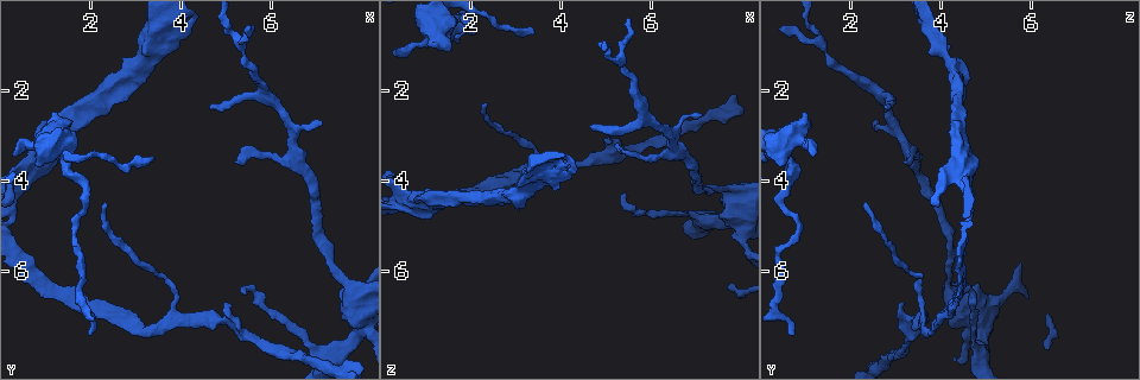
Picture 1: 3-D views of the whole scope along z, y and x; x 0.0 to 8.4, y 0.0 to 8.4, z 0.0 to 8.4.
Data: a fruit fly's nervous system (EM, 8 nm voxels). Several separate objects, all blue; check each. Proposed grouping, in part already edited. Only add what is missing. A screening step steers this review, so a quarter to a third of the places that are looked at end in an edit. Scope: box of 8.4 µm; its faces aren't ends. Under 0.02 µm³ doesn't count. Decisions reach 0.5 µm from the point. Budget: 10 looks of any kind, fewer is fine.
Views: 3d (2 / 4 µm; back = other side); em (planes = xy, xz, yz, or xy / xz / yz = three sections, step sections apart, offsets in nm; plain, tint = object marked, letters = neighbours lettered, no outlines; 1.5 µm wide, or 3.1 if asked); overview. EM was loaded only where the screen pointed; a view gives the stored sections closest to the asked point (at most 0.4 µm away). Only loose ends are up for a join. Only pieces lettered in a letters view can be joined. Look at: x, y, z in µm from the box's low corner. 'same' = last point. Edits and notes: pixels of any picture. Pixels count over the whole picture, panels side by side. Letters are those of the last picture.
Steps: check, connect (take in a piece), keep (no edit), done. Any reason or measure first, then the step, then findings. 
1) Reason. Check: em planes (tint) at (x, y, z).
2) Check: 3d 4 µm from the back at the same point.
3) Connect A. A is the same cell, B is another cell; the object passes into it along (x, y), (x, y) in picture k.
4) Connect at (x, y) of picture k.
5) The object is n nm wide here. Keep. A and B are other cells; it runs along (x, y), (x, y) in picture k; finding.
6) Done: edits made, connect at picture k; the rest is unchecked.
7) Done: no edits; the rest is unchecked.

Check: 3d 4 µm at (4.65, 2.30, 2.85).

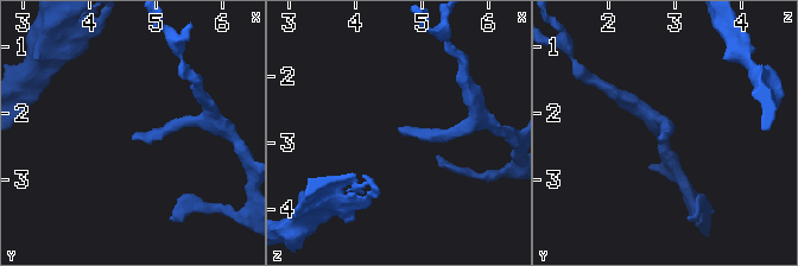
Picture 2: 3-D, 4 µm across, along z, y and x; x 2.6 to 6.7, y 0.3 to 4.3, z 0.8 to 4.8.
Need the tissue. Check: em planes (letters) at (4.60, 2.35, 2.80).

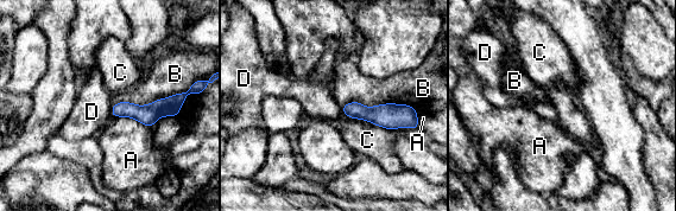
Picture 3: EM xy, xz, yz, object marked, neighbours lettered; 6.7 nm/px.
Keep. A, B, C and D are other cells; none of them fits.

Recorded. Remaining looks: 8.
An open end. Check: 3d 2 µm at (7.05, 2.70, 2.50).

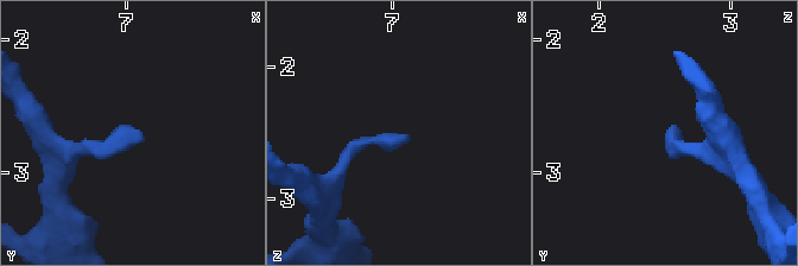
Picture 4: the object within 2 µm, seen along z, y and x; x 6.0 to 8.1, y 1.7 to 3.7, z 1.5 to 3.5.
Now the EM. Check: em planes (letters) at (7.08, 2.70, 2.52).

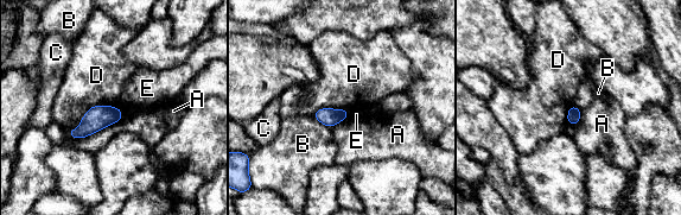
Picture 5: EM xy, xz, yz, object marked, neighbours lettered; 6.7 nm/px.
The longest contact is with D, 420 nm. Keep. A, B, C, D and E are other cells; a border runs along (123, 115), (93, 106), (67, 133) in picture 5; none of them fits.

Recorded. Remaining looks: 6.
Tapers out. Check: em planes (letters) at (2.35, 4.50, 2.40).

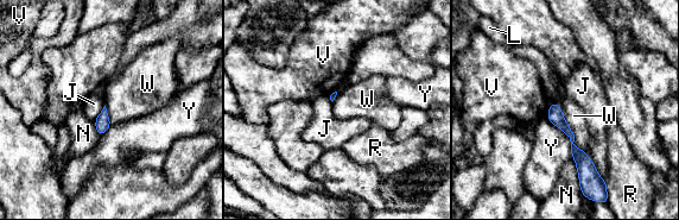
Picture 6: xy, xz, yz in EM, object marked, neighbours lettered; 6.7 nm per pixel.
Keep. J, L, N, R, V, W and Y are other cells; it runs along (553, 106), (590, 173) in picture 6; no lettered piece goes on from it.

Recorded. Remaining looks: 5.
End of a long branch. Check: em yz step 8 (letters) at (1.95, 7.40, 0.65).

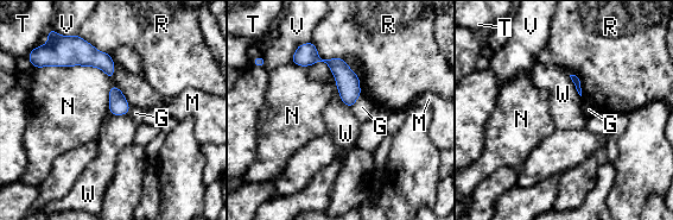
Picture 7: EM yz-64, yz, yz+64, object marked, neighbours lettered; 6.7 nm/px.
The object is 90 nm wide here. Keep. G, M, N, R, T, V and W are other cells; it runs along (298, 61), (330, 62), (357, 93) in picture 7; no lettered piece goes on from it.

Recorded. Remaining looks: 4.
Done: no edits; the rest is unchecked.

